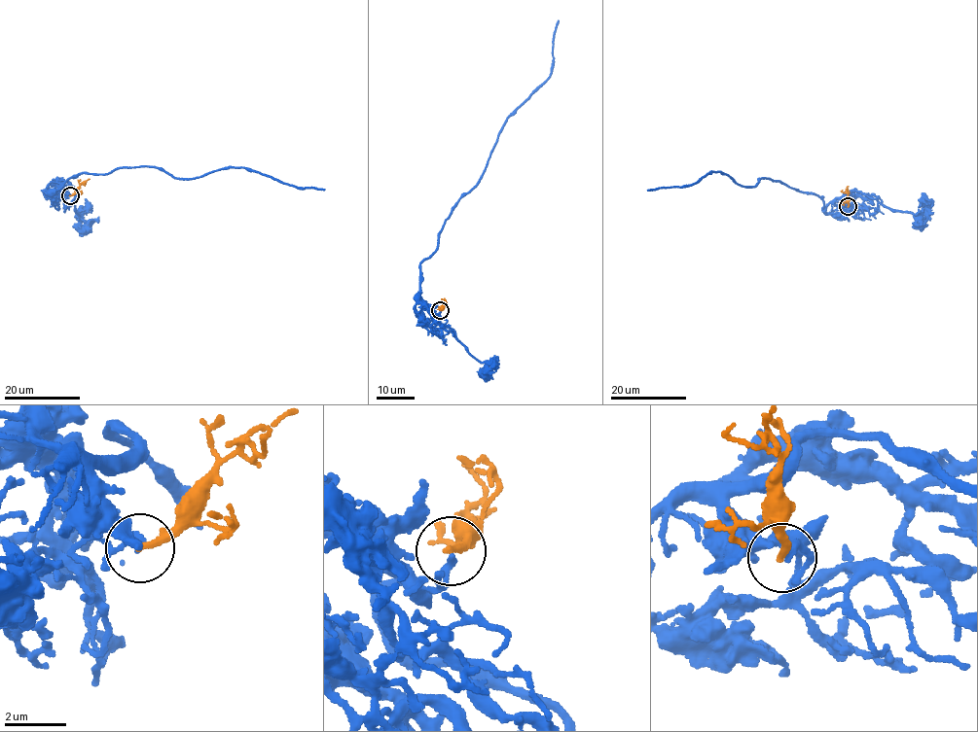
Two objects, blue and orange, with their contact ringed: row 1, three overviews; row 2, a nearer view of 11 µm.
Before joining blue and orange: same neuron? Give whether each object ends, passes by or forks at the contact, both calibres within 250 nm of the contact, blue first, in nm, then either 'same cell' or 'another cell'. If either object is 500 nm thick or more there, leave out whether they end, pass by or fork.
blue ends | orange ends | 220/240 nm | another cell

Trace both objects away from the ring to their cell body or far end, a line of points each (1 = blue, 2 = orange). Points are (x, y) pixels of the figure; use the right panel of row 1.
1: (849, 206), (825, 205), (816, 194), (764, 177), (755, 187), (737, 185), (710, 170), (691, 185), (648, 191)
2: (849, 206), (849, 186)

